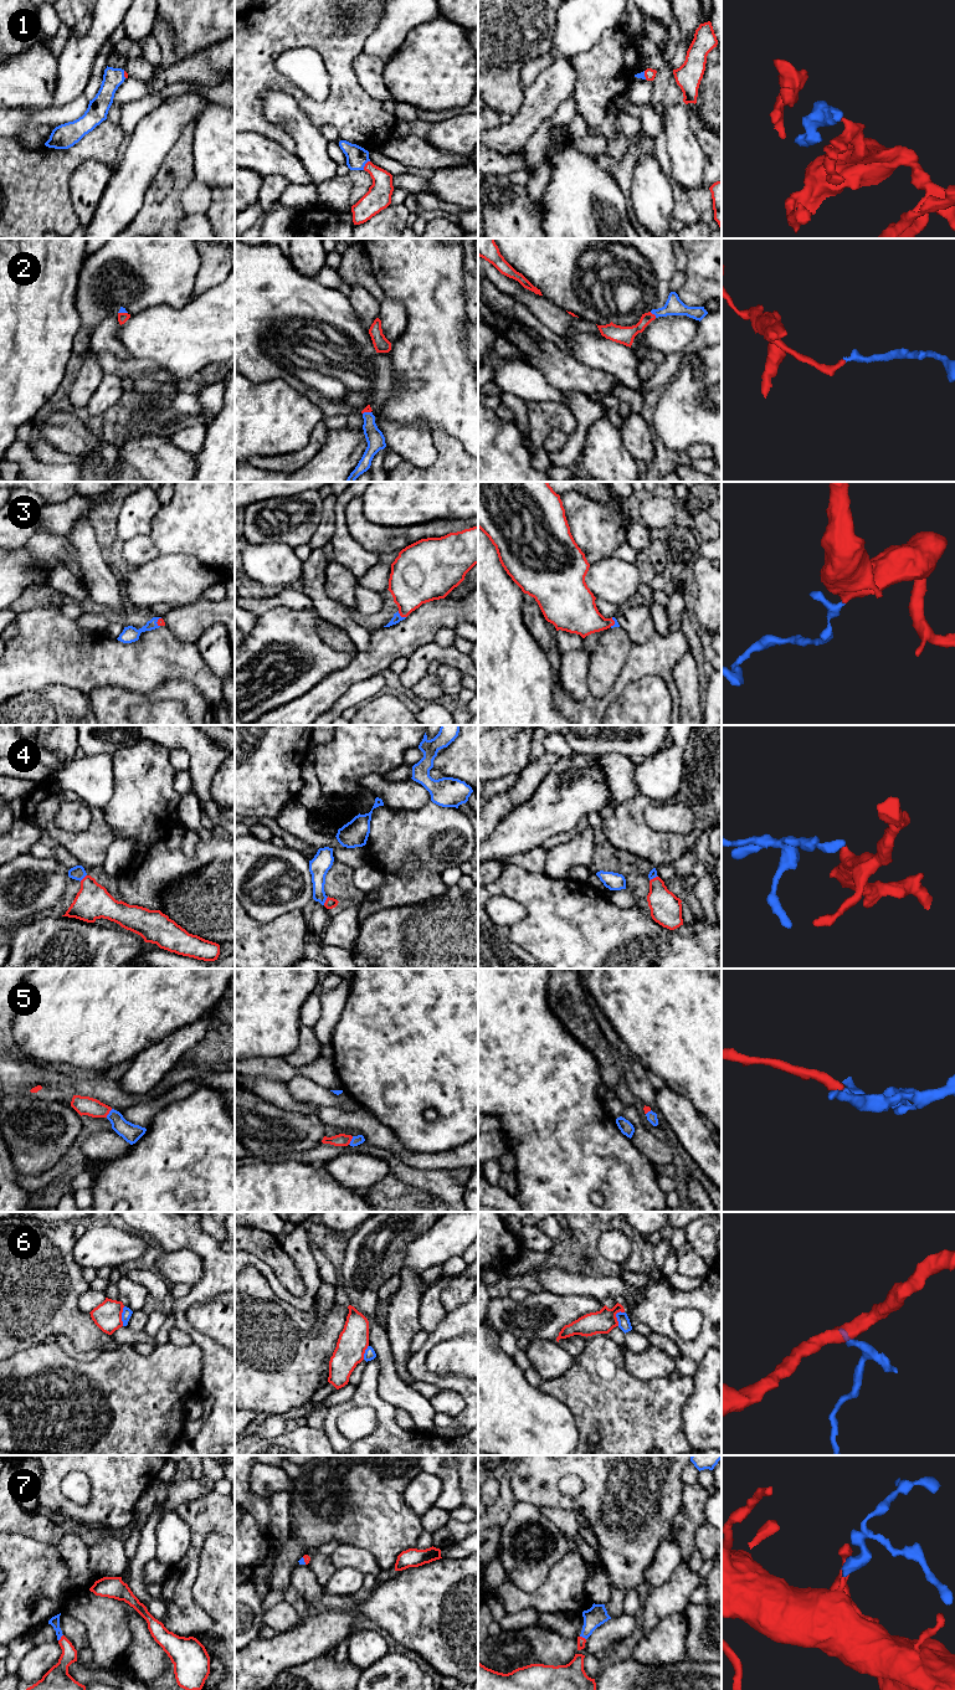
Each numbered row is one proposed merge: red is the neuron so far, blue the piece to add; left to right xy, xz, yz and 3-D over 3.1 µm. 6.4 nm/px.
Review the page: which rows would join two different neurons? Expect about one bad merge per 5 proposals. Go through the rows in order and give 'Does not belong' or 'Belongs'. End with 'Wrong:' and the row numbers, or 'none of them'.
1: Belongs
2: Belongs
3: Belongs
4: Belongs
5: Belongs
6: Does not belong
7: Belongs
Wrong: 6

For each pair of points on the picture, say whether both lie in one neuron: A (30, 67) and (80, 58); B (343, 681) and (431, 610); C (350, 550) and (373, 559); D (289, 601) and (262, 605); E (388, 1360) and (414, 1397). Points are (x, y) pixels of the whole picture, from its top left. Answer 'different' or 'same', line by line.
A: different
B: same
C: same
D: same
E: same

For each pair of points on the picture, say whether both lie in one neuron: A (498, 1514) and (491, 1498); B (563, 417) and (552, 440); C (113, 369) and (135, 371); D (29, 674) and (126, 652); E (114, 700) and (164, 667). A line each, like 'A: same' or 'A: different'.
A: different
B: different
C: same
D: same
E: different

